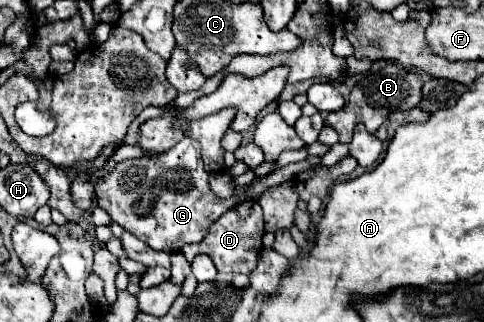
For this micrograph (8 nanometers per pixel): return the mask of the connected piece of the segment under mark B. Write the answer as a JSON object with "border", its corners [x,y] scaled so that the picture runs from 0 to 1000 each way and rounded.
{"border":[[[798,196],[785,202],[769,220],[760,220],[727,276],[719,320],[690,351],[678,351],[674,363],[674,388],[686,388],[698,419],[702,419],[702,444],[723,444],[727,438],[727,407],[740,382],[752,382],[756,401],[764,413],[773,413],[810,345],[839,345],[851,339],[868,320],[872,307],[872,245],[864,227],[835,214],[831,202],[818,196]]]}

